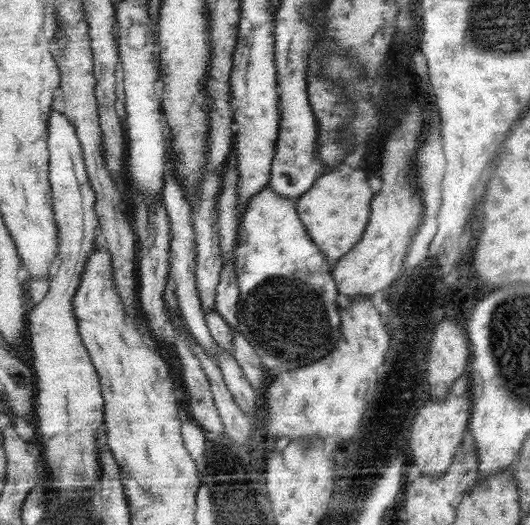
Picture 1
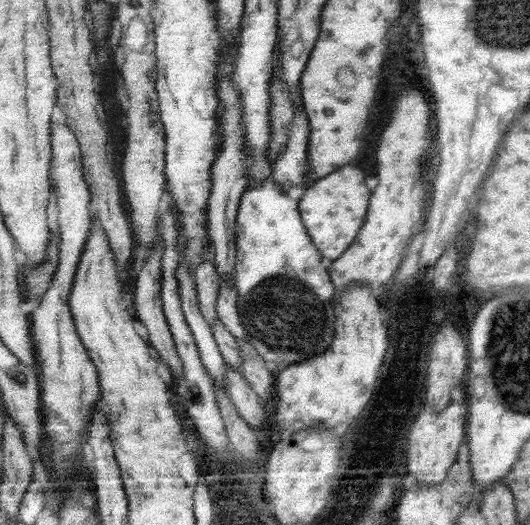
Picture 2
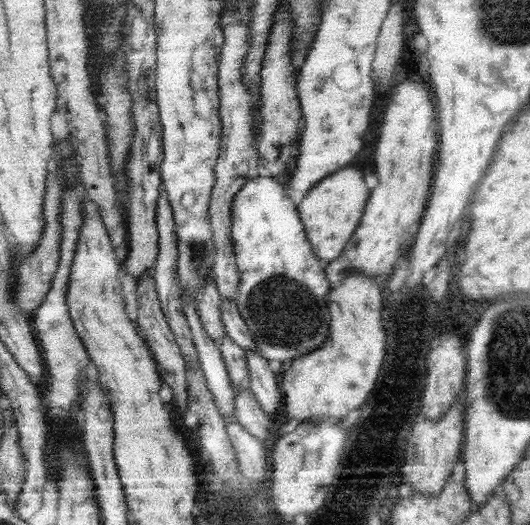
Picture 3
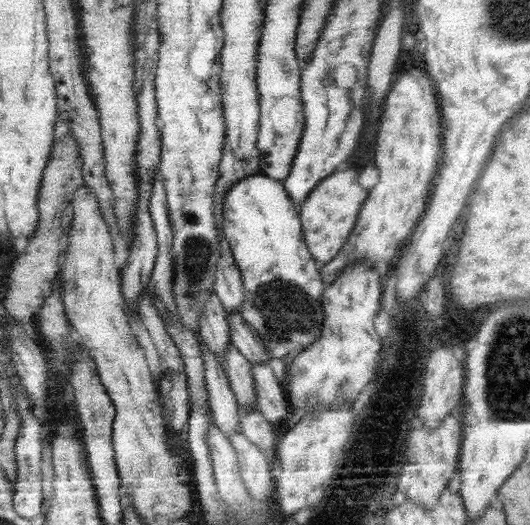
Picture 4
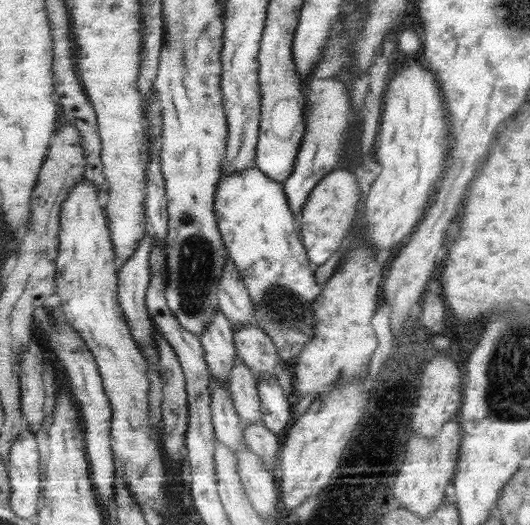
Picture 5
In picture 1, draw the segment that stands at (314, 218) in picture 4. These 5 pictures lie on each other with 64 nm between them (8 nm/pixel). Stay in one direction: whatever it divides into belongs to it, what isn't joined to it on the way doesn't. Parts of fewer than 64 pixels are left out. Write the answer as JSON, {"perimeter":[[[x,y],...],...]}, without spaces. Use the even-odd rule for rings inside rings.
{"perimeter":[[[339,162],[319,177],[314,187],[297,200],[299,216],[311,238],[332,262],[338,261],[352,251],[366,233],[375,196],[367,180],[369,178],[363,170]]]}

